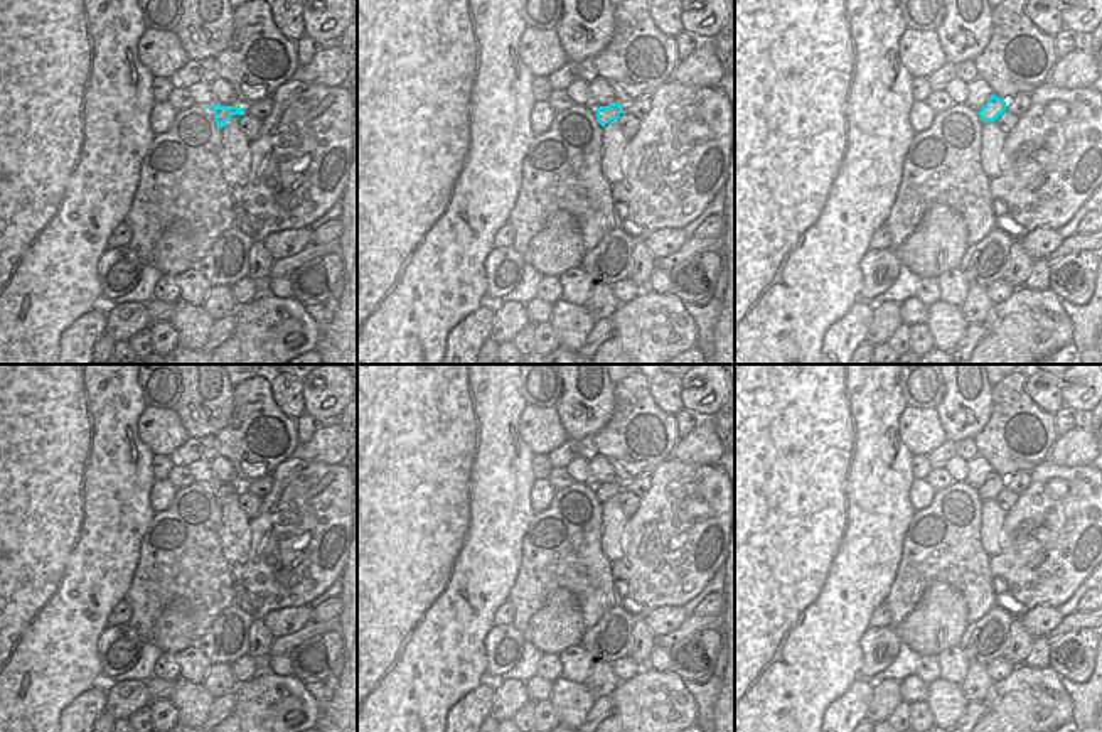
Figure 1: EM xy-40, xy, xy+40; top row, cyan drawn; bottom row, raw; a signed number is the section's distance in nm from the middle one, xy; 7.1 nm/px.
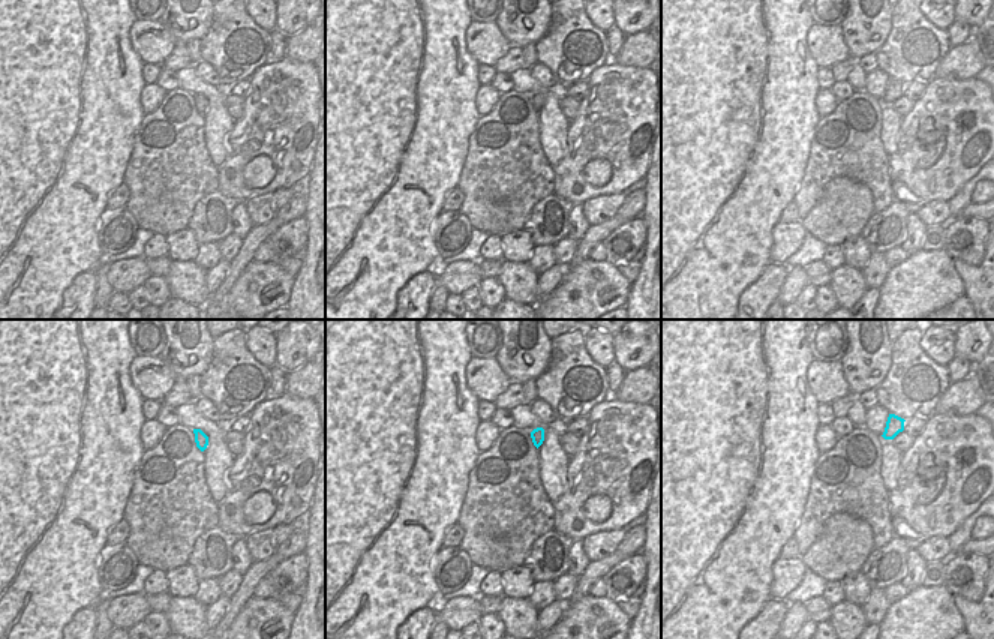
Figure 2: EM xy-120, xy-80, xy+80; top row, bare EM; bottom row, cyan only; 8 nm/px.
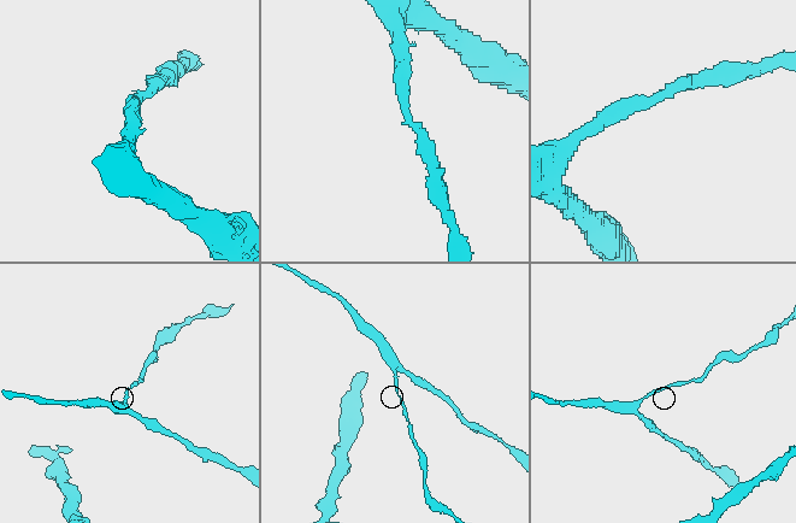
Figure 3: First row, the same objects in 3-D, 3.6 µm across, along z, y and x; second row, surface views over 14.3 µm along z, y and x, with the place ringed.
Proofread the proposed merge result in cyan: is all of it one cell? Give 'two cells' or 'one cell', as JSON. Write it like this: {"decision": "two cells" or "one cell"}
{"decision": "one cell"}

